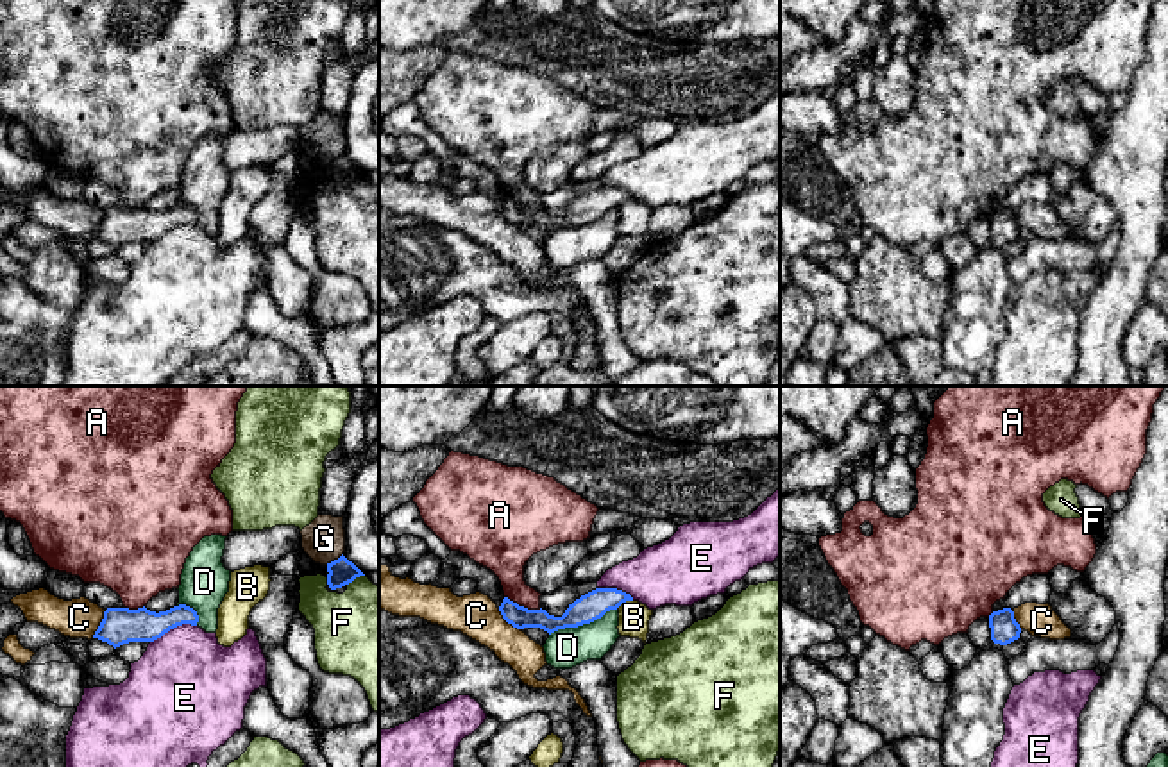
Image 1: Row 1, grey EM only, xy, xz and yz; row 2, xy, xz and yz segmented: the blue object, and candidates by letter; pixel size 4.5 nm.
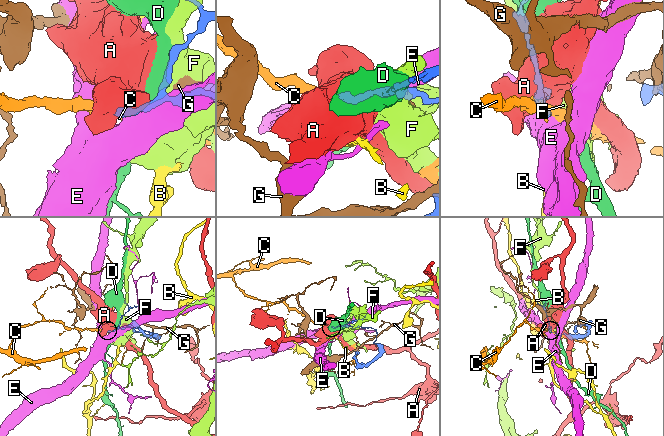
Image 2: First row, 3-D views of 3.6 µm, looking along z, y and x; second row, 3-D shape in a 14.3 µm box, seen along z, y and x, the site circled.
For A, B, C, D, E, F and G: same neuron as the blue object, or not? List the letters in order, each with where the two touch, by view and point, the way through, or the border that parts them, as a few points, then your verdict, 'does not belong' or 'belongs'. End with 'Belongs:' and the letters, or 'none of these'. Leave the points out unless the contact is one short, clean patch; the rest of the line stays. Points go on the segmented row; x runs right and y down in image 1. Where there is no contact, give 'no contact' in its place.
A: xz (523, 606) | along xz (505, 596), (528, 608), (541, 608) | does not belong
B: xz (623, 601) | along xz (632, 599), (616, 608) | does not belong
C: xy (101, 624) | along xy (106, 610), (92, 637) | does not belong
D: xz (582, 624) | does not belong
E: xy (172, 628) | does not belong
F: xy (328, 581) | does not belong
G: xy (335, 560) | does not belong
Belongs: none of these

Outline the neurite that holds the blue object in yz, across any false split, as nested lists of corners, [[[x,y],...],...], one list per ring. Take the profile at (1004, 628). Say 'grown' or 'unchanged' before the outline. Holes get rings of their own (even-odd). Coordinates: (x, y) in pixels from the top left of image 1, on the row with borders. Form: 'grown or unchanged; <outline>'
grown; [[[1011,608],[989,615],[991,644],[971,663],[952,670],[944,713],[941,762],[944,767],[991,767],[1003,740],[1003,708],[1014,687],[1003,647],[1020,638]]]

